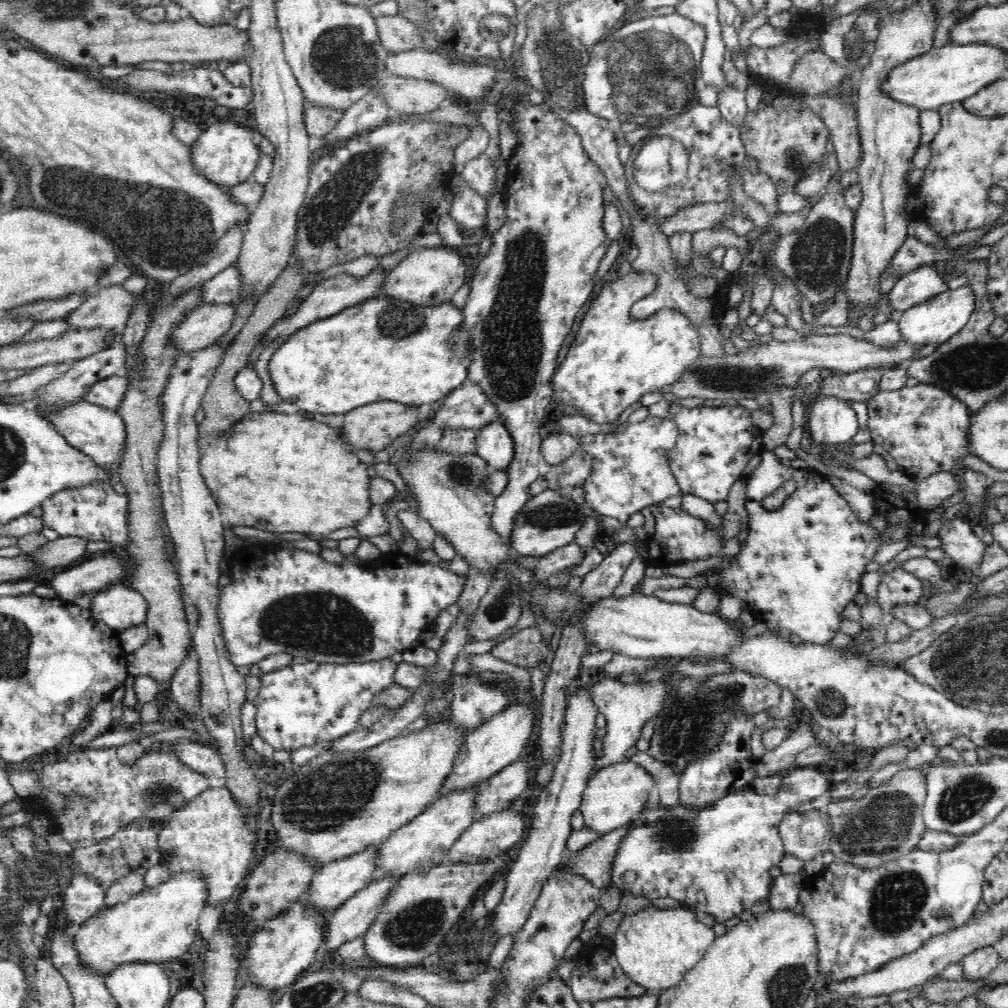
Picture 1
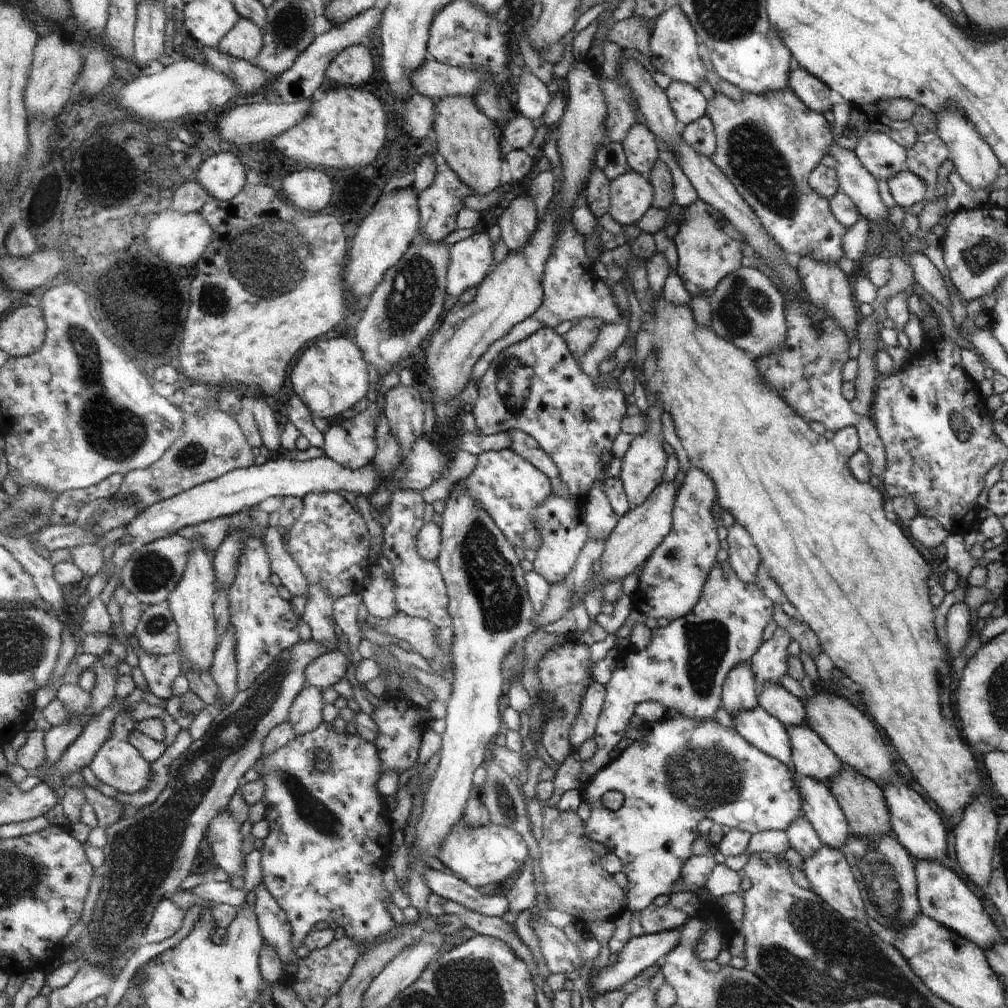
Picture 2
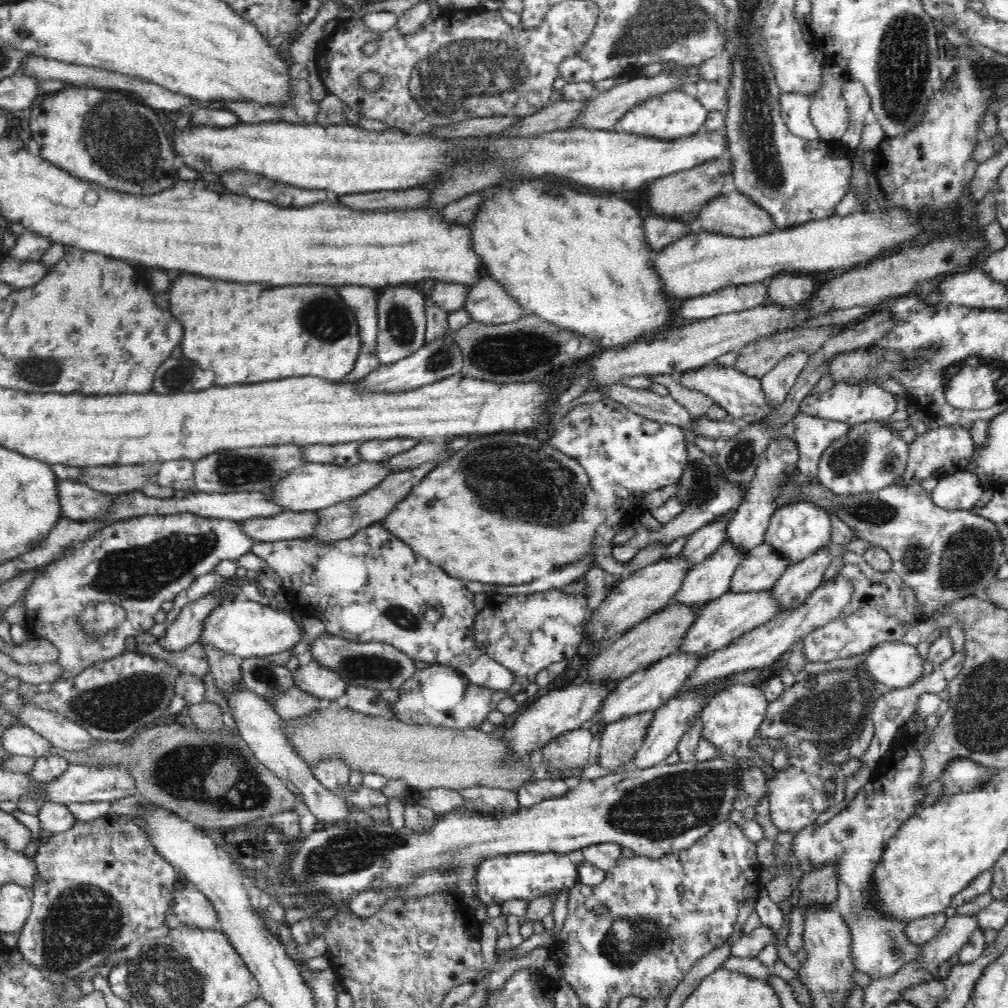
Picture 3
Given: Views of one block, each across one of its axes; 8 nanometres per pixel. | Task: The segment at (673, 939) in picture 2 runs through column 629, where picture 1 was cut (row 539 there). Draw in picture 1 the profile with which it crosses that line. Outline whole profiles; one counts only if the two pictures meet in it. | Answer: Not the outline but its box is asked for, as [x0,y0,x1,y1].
[939,517,987,571]

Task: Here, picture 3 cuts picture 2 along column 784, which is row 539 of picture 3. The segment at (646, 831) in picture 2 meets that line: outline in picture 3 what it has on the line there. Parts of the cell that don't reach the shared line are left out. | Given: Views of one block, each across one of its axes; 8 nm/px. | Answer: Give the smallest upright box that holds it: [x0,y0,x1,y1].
[765,502,831,565]

